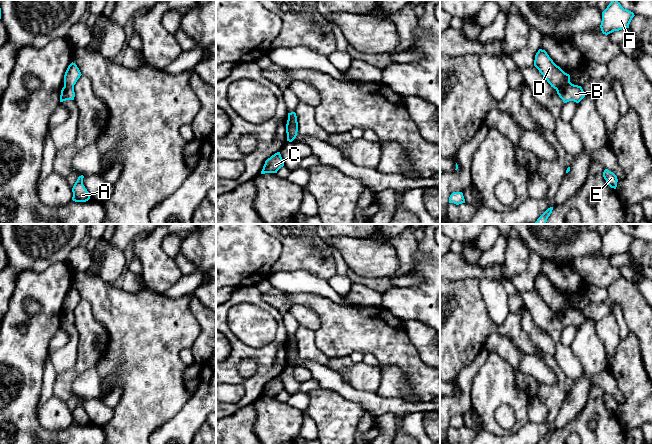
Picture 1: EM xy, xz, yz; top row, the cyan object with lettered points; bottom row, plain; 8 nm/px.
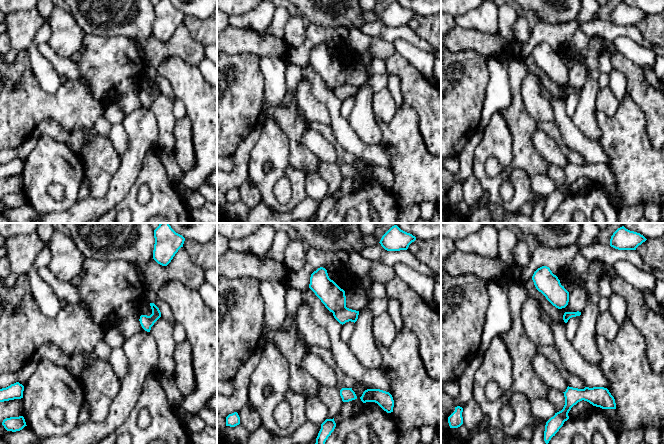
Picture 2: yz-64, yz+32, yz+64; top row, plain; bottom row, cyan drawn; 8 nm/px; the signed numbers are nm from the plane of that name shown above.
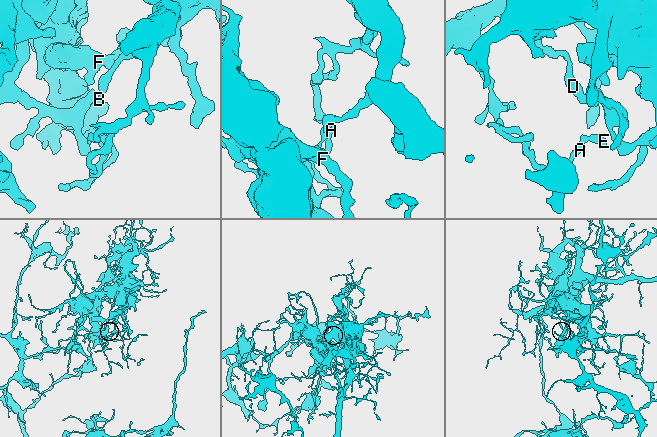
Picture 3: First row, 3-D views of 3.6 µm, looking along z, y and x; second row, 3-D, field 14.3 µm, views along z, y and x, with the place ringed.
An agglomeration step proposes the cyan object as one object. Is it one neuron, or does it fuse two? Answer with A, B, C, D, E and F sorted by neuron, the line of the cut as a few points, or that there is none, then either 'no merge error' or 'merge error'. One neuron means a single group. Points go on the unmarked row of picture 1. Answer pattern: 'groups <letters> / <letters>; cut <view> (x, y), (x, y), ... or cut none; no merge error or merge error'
groups A D E F / B C; cut yz (569, 305), (556, 314); merge error

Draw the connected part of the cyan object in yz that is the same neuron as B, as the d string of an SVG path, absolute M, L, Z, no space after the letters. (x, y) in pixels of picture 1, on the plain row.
M571 306L556 314L564 327L574 325L579 327L586 319L581 310L574 309Z

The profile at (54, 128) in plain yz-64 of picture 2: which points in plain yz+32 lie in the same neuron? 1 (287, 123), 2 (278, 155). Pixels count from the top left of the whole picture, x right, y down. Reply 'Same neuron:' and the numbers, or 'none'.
Same neuron: 1

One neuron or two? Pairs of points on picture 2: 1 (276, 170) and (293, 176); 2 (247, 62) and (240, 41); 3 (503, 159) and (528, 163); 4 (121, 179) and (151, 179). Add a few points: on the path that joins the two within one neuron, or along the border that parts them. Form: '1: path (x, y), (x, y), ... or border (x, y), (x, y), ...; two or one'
1: path (280, 170), (289, 172); one
2: border (227, 53), (255, 53), (259, 56); two
3: border (512, 138), (512, 163), (522, 168), (530, 177); two
4: border (144, 157), (134, 185), (122, 198); two

